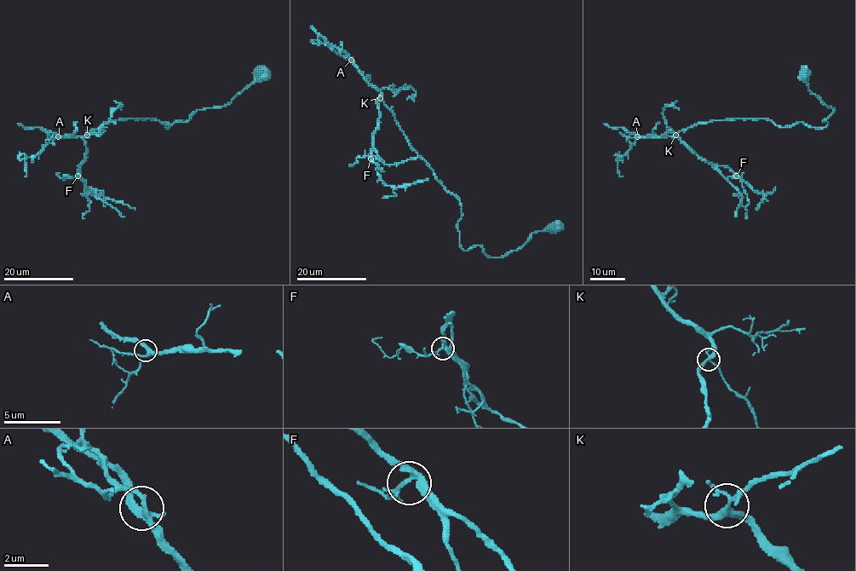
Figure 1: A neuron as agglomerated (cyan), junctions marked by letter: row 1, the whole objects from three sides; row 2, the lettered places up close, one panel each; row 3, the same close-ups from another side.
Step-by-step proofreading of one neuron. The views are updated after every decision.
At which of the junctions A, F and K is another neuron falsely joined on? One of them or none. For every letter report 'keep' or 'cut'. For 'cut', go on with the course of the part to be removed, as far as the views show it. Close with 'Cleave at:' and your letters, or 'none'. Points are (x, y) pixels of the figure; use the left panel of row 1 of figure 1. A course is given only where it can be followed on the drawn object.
A: keep
F: keep
K: keep
Cleave at: none

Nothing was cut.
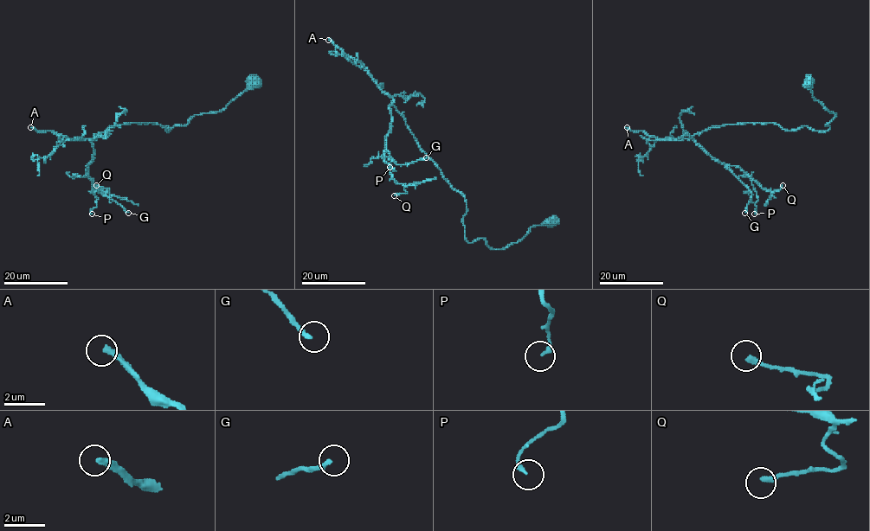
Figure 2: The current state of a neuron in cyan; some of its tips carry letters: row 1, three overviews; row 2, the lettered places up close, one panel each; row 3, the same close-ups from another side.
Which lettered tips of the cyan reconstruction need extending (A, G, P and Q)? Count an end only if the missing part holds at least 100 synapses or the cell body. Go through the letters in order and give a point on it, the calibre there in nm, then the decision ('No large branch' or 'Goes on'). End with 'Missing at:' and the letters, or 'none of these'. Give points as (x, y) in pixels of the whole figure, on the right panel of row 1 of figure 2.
A: Place: (627, 127). Thickness 280 nm. Goes on
G: Place: (744, 213). Thickness 190 nm. No large branch
P: Place: (754, 214). Thickness 190 nm. No large branch
Q: Place: (782, 185). Thickness 280 nm. No large branch
Missing at: A

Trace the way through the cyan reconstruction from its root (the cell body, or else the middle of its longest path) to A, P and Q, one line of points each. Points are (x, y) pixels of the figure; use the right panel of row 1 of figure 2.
A: (808, 82), (813, 98), (836, 113), (827, 131), (739, 123), (689, 139), (657, 139), (627, 127)
P: (808, 82), (813, 98), (836, 113), (827, 131), (739, 123), (692, 137), (750, 178), (757, 197), (754, 214)
Q: (808, 82), (813, 98), (836, 113), (827, 131), (739, 123), (692, 137), (763, 188), (775, 192), (782, 185)

